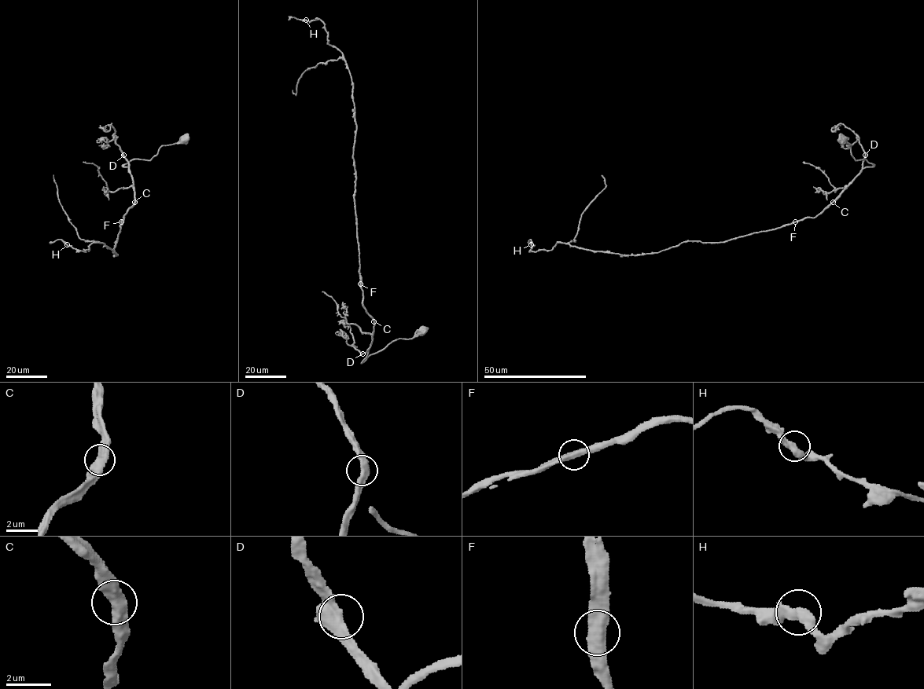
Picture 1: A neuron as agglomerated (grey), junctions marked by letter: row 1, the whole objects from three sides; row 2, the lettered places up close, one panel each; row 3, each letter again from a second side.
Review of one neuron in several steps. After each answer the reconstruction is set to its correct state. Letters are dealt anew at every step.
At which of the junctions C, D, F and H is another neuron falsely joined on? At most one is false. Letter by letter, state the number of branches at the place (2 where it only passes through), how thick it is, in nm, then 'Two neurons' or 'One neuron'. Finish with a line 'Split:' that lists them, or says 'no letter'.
C: Branches: 2. Thickness 440 nm. One neuron
D: Branches: 2. Thickness 500 nm. One neuron
F: Branches: 2. Thickness 460 nm. Two neurons
H: Branches: 2. Thickness 440 nm. One neuron
Split: F

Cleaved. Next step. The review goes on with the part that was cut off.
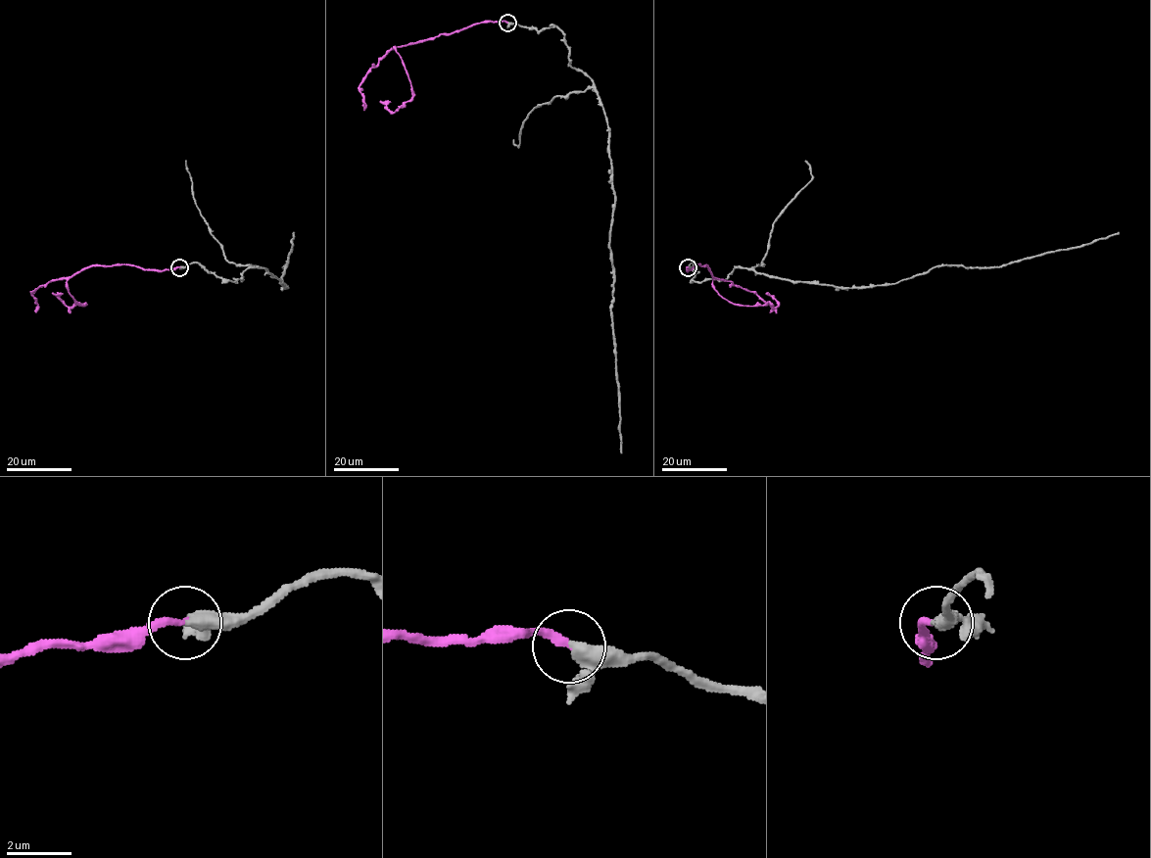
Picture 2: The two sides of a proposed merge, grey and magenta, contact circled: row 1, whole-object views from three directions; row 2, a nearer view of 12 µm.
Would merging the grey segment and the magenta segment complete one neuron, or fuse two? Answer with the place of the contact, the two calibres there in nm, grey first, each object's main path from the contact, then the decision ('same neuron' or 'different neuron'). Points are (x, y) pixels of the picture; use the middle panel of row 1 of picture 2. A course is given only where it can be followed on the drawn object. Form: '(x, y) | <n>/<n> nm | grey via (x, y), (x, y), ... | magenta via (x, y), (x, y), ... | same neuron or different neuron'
(507, 23) | 300/240 nm | grey via (506, 22), (539, 31), (556, 26), (564, 34), (570, 65), (593, 82), (607, 123), (621, 453) | magenta via (506, 22), (482, 22), (450, 33), (394, 47), (410, 82), (412, 98), (393, 112), (379, 101) | same neuron

